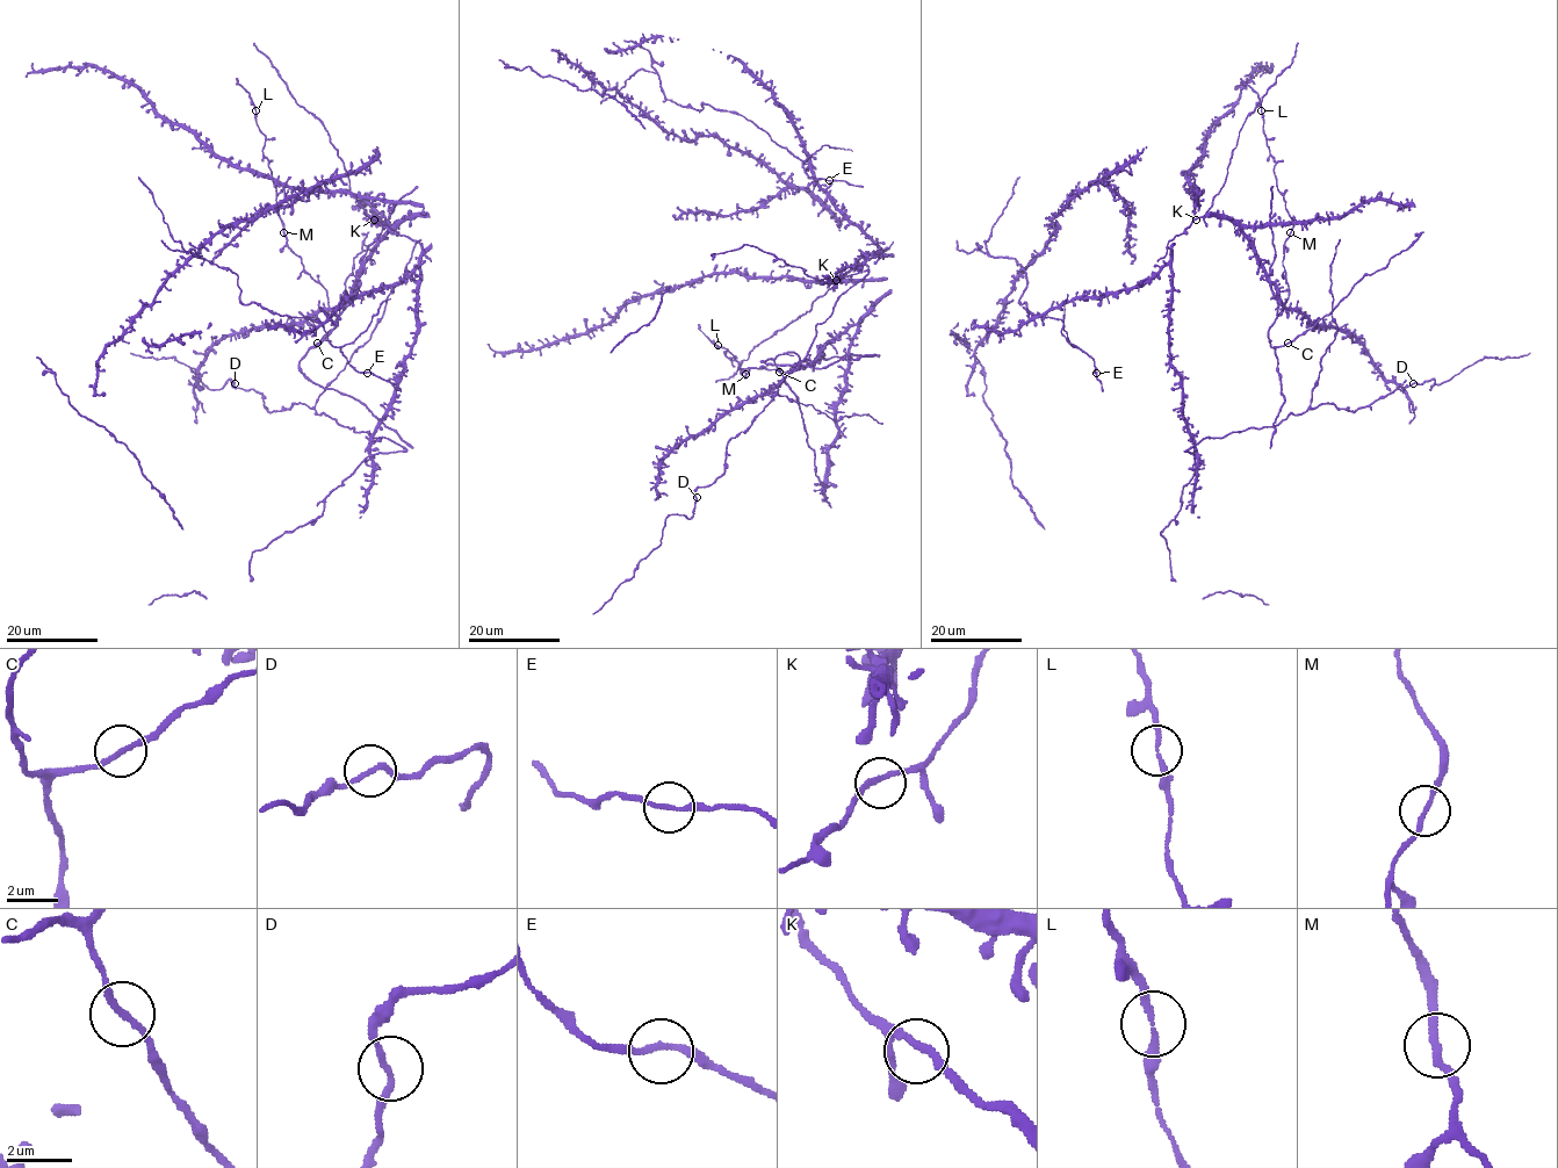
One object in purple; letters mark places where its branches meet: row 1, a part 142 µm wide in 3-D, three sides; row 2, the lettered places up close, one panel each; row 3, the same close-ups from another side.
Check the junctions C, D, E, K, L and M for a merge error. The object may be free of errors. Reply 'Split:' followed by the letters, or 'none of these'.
Split: none of these

